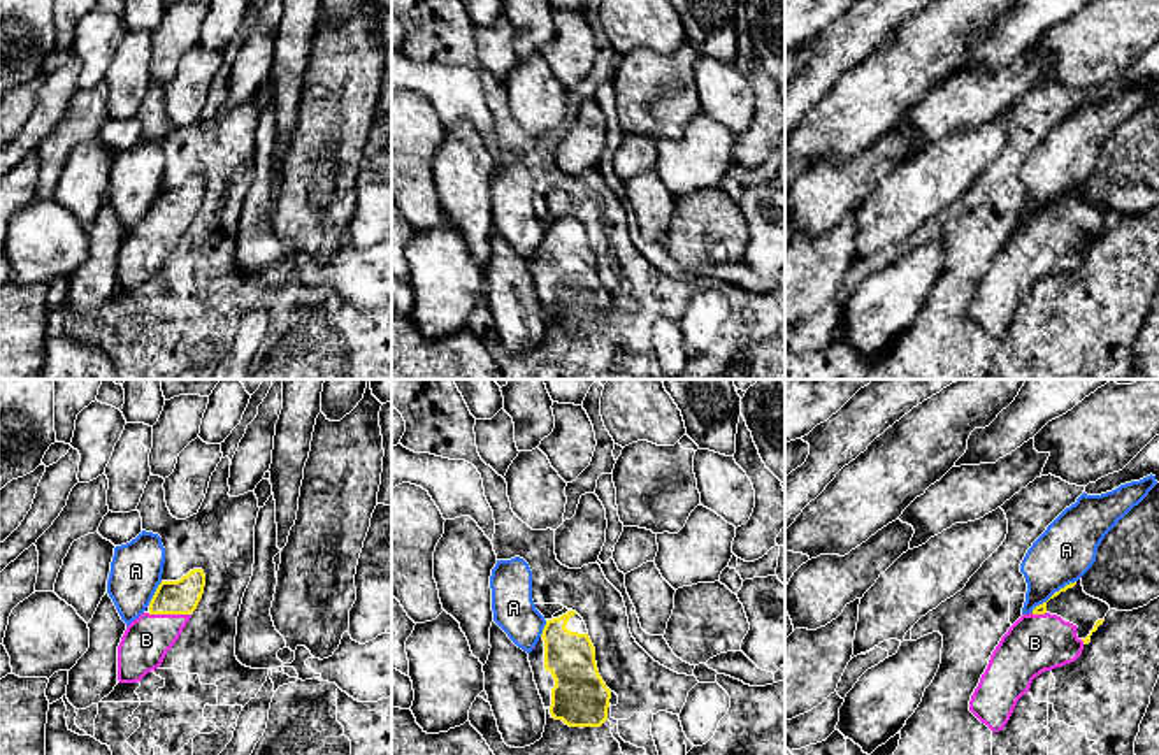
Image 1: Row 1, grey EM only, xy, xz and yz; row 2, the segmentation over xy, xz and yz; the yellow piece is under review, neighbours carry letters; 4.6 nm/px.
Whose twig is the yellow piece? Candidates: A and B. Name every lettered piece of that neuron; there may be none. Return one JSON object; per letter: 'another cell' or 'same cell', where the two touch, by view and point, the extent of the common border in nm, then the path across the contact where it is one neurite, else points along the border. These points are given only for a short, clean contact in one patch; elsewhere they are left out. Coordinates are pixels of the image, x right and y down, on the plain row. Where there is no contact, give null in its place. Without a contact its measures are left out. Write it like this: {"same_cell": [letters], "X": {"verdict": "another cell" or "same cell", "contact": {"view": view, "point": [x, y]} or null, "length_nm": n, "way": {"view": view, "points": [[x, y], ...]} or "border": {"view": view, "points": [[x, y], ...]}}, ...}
{"same_cell": ["B"], "A": {"verdict": "another cell", "contact": {"view": "yz", "point": [1054, 201]}, "length_nm": 260}, "B": {"verdict": "same cell", "contact": {"view": "xy", "point": [169, 220]}, "length_nm": 190, "way": {"view": "xy", "points": [[172, 204], [169, 220], [146, 246]]}}}

